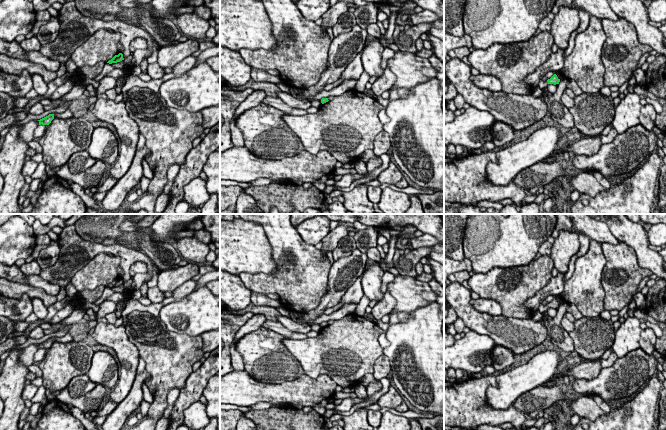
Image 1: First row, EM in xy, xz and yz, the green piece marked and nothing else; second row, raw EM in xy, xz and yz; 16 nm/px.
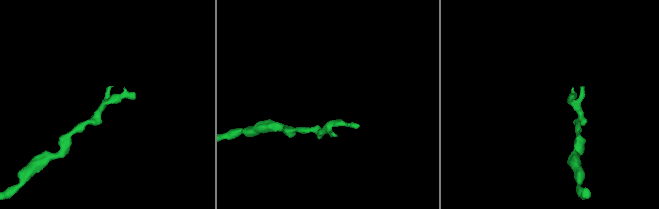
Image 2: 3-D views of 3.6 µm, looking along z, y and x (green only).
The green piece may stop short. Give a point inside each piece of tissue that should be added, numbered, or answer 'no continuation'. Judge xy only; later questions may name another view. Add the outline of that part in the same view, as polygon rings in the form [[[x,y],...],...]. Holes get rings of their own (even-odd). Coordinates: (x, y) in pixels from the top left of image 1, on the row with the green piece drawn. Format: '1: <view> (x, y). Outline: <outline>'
no continuation

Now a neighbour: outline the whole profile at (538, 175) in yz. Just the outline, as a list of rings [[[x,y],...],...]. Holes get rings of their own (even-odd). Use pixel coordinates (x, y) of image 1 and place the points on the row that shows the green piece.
[[[540,161],[523,169],[514,178],[513,182],[520,188],[528,190],[531,194],[558,178],[566,177],[566,169],[559,162]]]

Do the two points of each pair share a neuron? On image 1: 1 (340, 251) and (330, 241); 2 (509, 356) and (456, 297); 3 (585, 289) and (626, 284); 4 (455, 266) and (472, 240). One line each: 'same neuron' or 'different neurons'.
1: different neurons
2: different neurons
3: different neurons
4: different neurons

